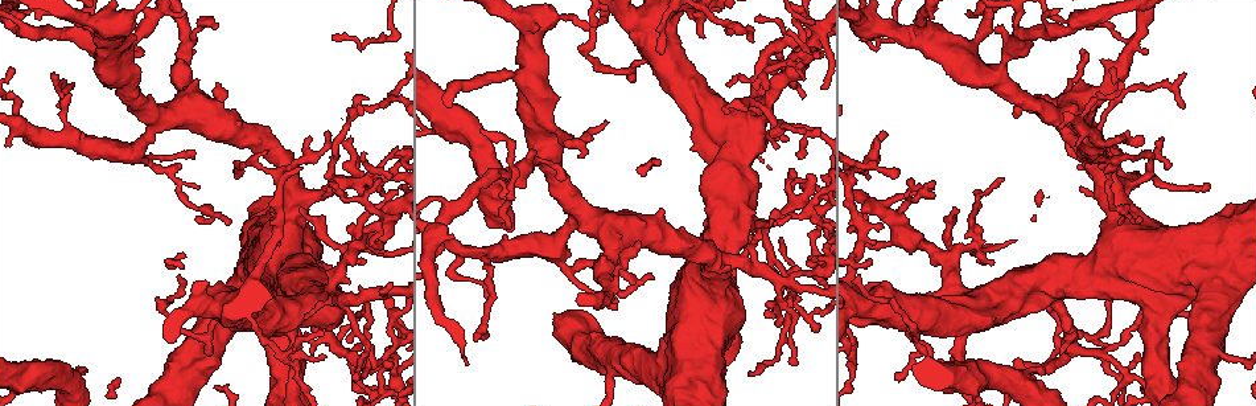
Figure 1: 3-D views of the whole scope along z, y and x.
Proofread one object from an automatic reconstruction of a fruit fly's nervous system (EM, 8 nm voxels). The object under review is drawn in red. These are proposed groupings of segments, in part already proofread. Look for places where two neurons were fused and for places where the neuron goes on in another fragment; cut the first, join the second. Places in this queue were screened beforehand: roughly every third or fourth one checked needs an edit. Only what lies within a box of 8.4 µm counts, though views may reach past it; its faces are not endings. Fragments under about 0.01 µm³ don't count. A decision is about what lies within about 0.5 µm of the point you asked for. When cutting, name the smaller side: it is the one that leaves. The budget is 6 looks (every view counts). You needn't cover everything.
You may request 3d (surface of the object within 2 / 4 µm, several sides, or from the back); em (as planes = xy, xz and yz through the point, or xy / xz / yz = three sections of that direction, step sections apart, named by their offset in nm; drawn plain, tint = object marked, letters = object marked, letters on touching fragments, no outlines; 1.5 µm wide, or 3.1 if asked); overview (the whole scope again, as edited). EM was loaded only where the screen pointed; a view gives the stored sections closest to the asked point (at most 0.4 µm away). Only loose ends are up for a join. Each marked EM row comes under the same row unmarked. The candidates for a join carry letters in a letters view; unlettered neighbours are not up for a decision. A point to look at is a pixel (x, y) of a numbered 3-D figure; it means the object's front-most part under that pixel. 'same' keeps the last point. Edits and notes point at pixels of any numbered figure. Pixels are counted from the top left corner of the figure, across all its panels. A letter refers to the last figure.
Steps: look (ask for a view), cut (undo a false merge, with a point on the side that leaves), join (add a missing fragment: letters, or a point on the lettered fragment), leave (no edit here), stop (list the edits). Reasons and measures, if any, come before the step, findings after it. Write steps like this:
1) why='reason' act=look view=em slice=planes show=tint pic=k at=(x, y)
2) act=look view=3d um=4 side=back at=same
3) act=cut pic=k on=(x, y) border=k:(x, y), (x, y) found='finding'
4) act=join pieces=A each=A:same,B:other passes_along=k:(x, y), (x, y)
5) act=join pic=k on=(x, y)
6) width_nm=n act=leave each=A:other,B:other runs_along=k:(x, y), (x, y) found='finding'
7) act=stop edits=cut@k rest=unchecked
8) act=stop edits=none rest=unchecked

why='a fork' act=look view=em slice=planes show=tint pic=1 at=(342, 353)

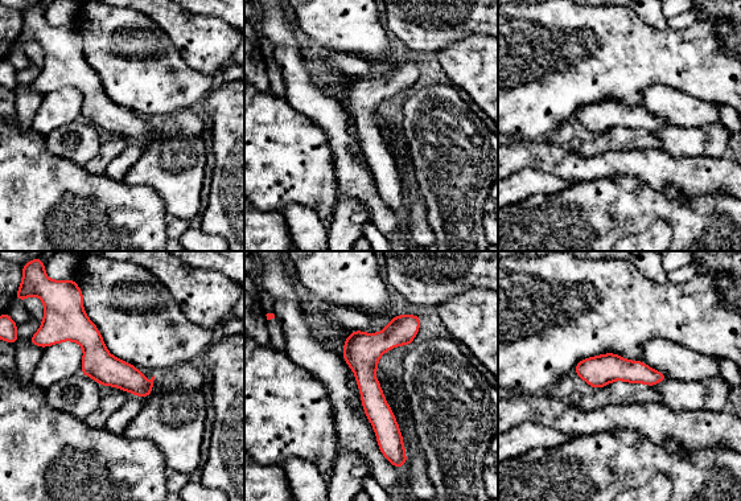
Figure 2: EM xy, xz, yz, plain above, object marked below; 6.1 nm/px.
why='what lies round it' act=look view=em slice=planes show=letters at=same

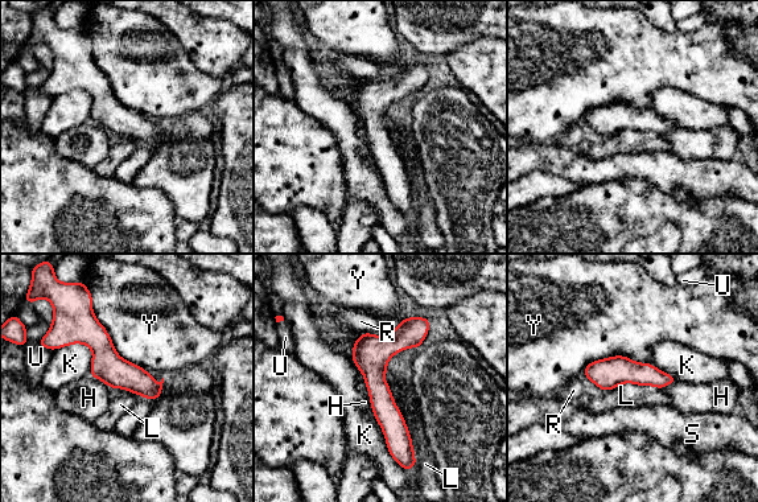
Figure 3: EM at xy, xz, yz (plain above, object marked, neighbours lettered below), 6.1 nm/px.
width_nm=190 act=leave each=H:other,K:other,L:other,R:other,S:other,U:other,Y:other border=3:(387, 367), (384, 381), (412, 443) found='one neuron here'

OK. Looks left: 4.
why='tapers out' act=look view=em slice=planes show=letters pic=1 at=(613, 307)

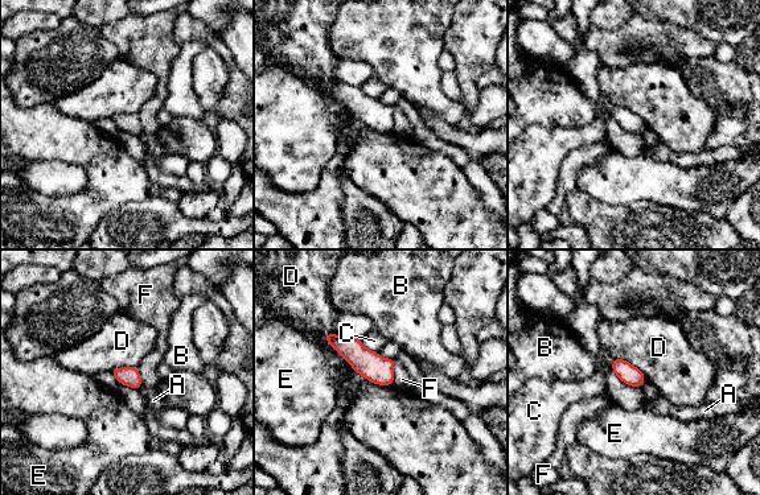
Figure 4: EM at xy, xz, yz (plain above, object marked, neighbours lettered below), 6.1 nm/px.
longest_contact=D:320nm act=leave each=A:other,B:other,C:other,D:other,E:other,F:other border=4:(325, 333), (323, 337), (358, 374) found='no lettered fragment goes on from it'

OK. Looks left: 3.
why='thin end' act=look view=3d um=2 pic=1 at=(657, 46)

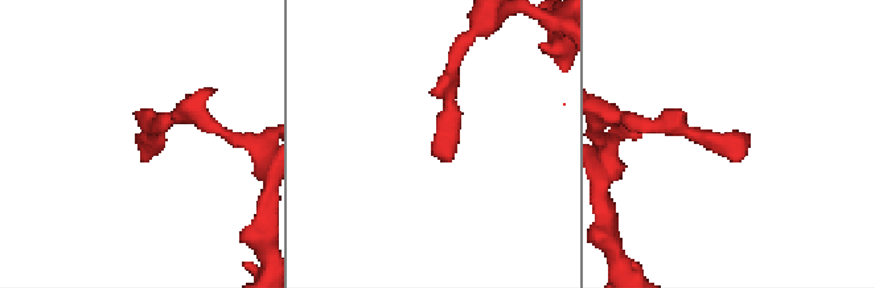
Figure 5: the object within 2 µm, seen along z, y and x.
why='shape alone is not enough' act=look view=em slice=planes show=letters pic=5 at=(148, 159)

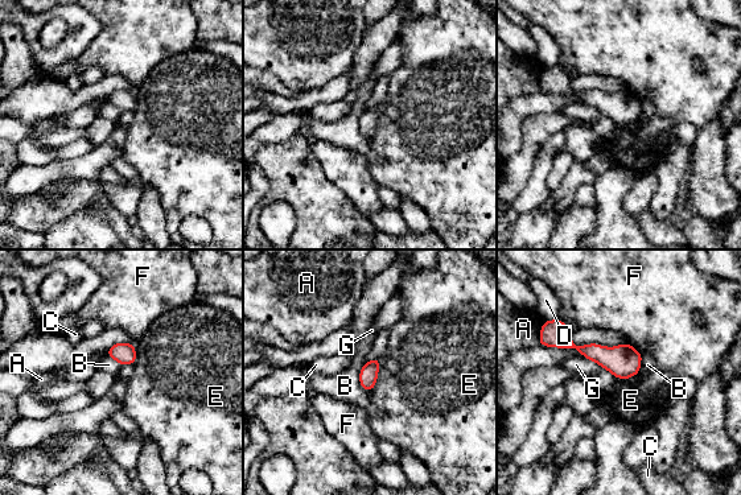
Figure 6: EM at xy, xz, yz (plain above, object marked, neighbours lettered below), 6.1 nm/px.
width_nm=110 act=leave each=A:other,B:other,C:other,D:other,E:other,F:other,G:other found='none of them fits'

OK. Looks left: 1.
act=stop edits=none rest=unchecked

